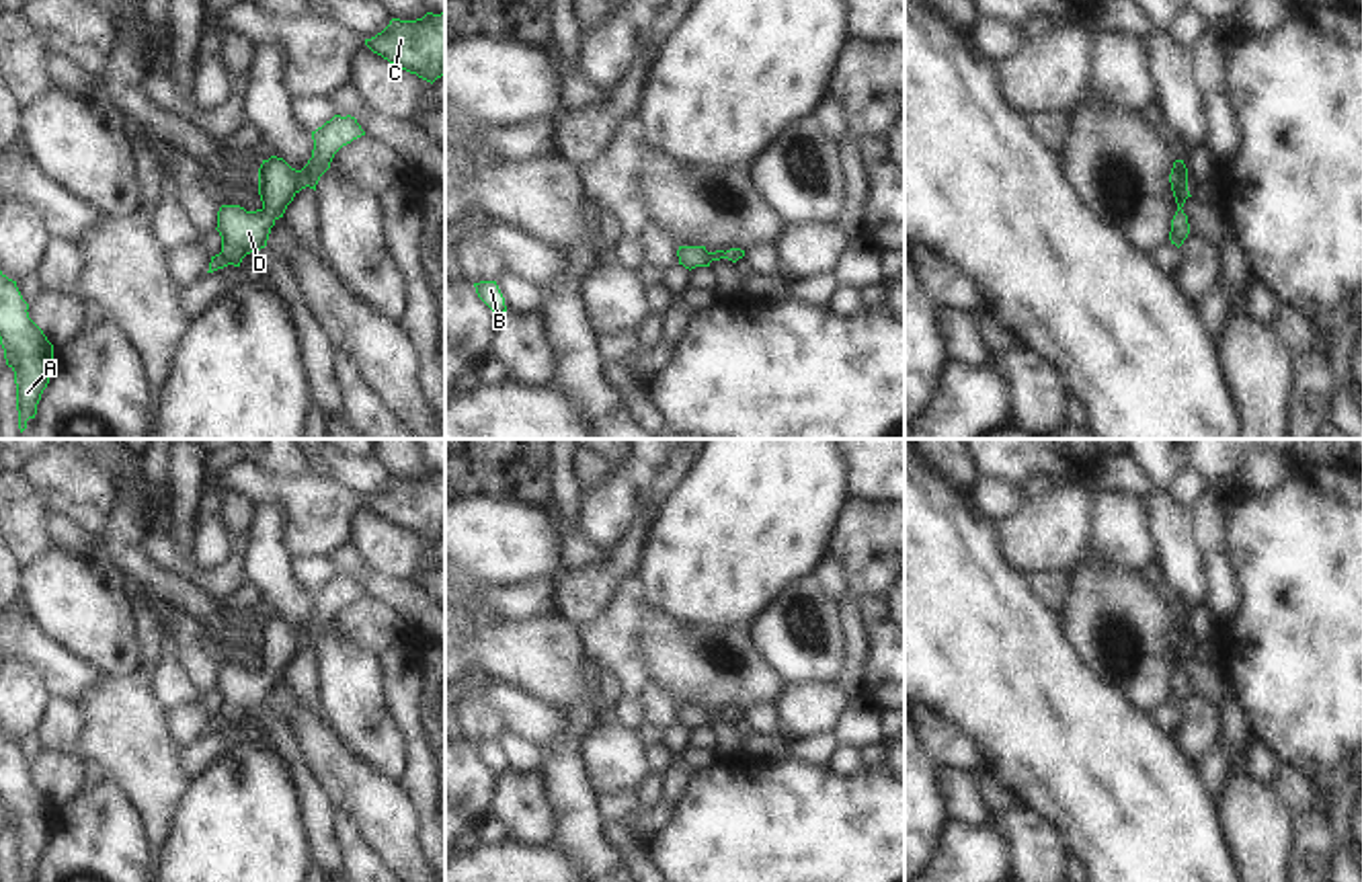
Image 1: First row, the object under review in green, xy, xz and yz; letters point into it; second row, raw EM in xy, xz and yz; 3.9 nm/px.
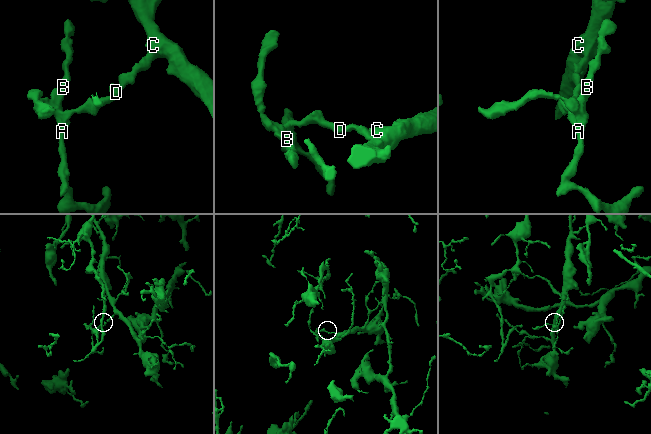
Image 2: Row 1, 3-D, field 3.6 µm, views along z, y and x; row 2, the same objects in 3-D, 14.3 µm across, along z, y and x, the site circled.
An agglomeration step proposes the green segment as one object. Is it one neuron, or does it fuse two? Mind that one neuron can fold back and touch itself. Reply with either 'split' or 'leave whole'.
leave whole

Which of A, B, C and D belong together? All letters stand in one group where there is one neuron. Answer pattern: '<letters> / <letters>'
A B C D

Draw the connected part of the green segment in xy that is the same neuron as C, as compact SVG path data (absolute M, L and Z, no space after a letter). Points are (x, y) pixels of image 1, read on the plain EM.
M427 472L416 480L392 478L365 505L390 523L416 533L427 542L445 535L445 472Z

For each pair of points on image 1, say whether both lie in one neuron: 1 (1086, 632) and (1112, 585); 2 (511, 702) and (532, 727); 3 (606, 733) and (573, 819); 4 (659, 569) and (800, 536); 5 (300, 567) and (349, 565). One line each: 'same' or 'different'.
1: same
2: same
3: different
4: same
5: different

